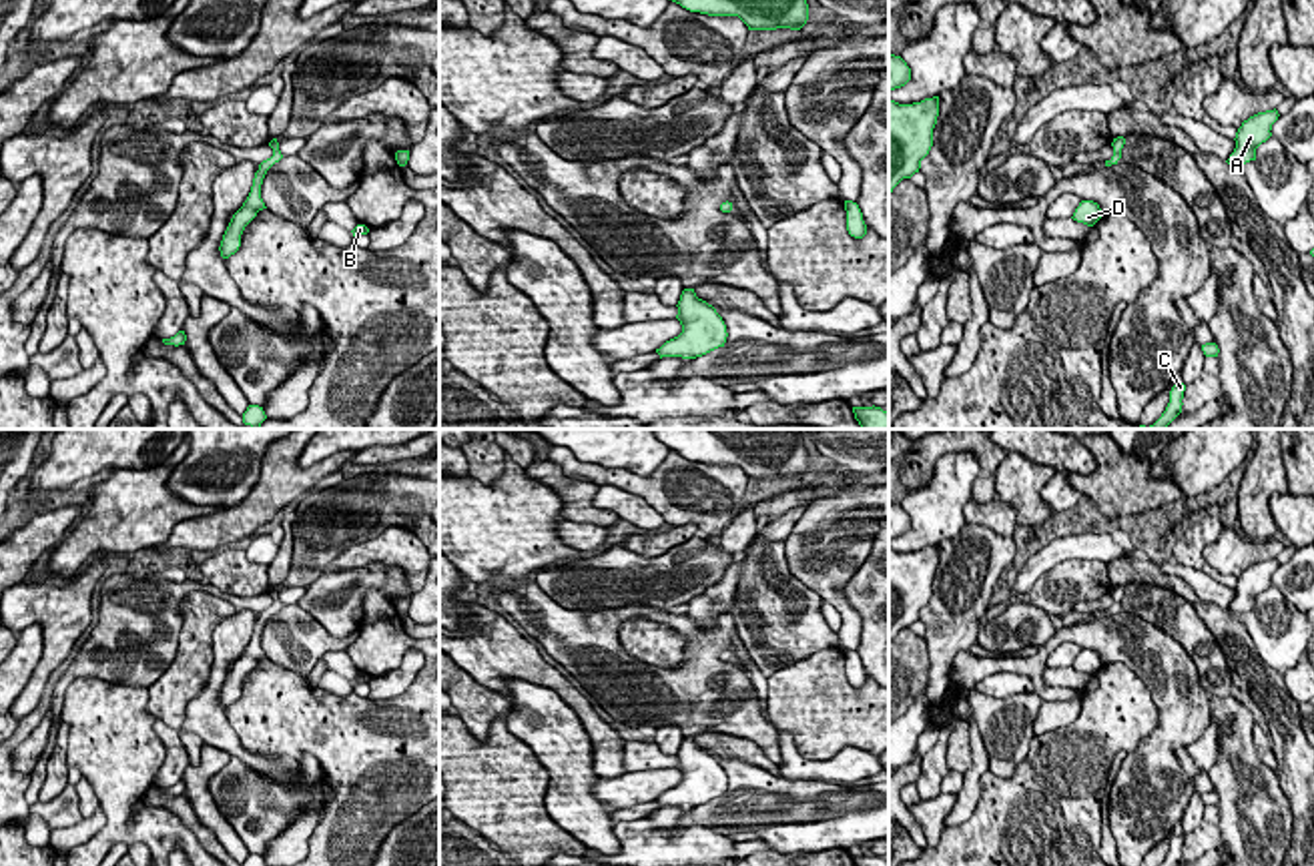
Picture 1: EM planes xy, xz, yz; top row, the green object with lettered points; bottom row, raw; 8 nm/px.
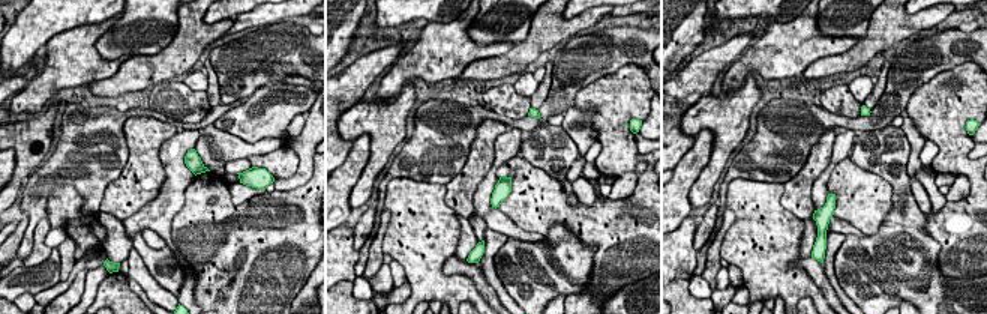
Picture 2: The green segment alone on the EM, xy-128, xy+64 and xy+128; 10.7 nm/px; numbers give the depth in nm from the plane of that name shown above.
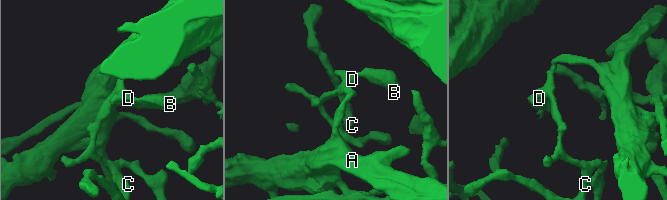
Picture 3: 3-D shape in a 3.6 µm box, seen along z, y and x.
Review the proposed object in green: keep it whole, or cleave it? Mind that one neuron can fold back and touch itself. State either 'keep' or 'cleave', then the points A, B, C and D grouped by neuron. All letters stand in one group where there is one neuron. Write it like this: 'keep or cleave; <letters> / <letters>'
keep; A B C D

